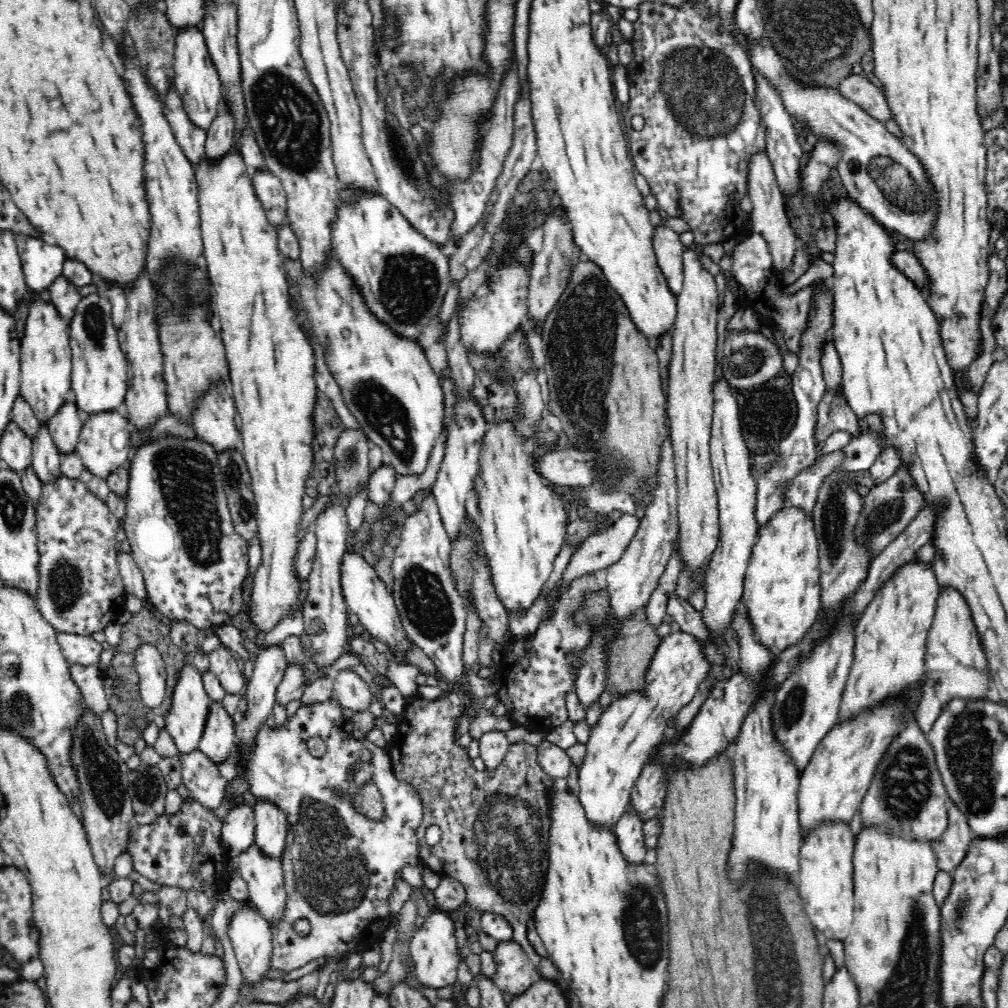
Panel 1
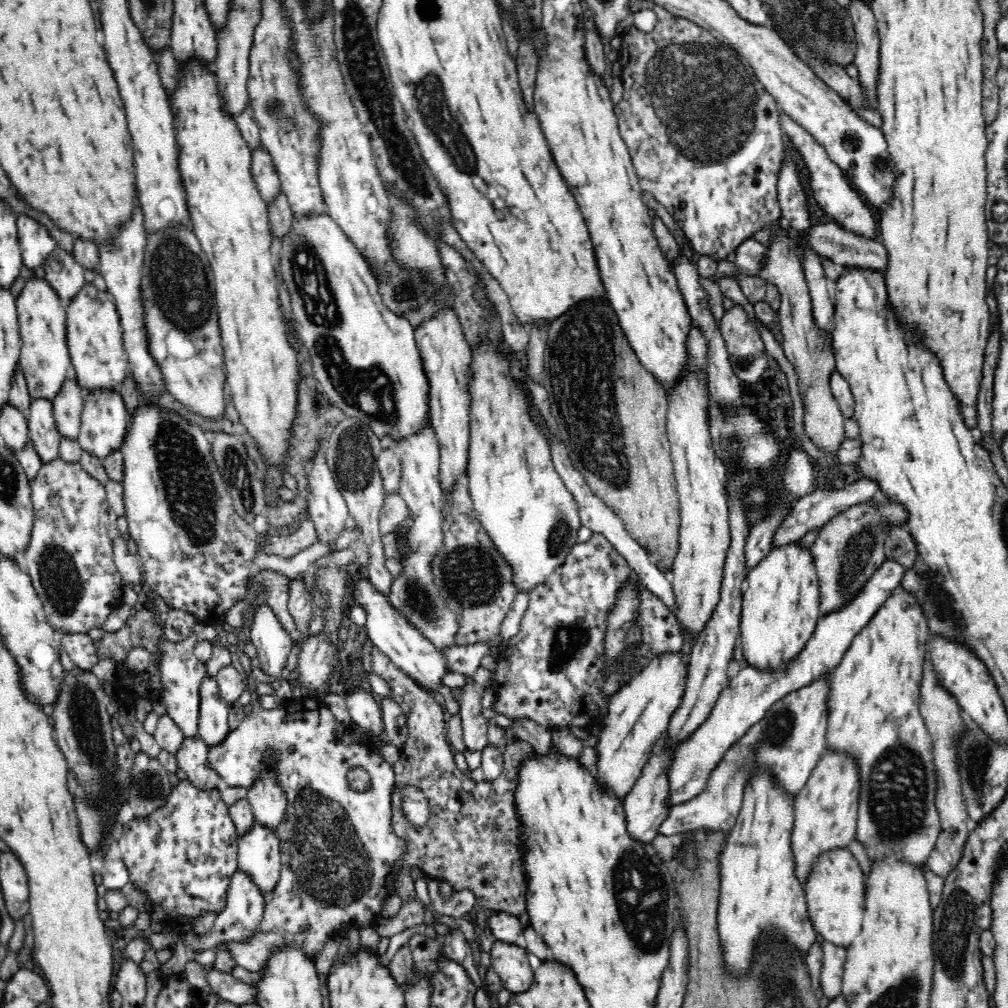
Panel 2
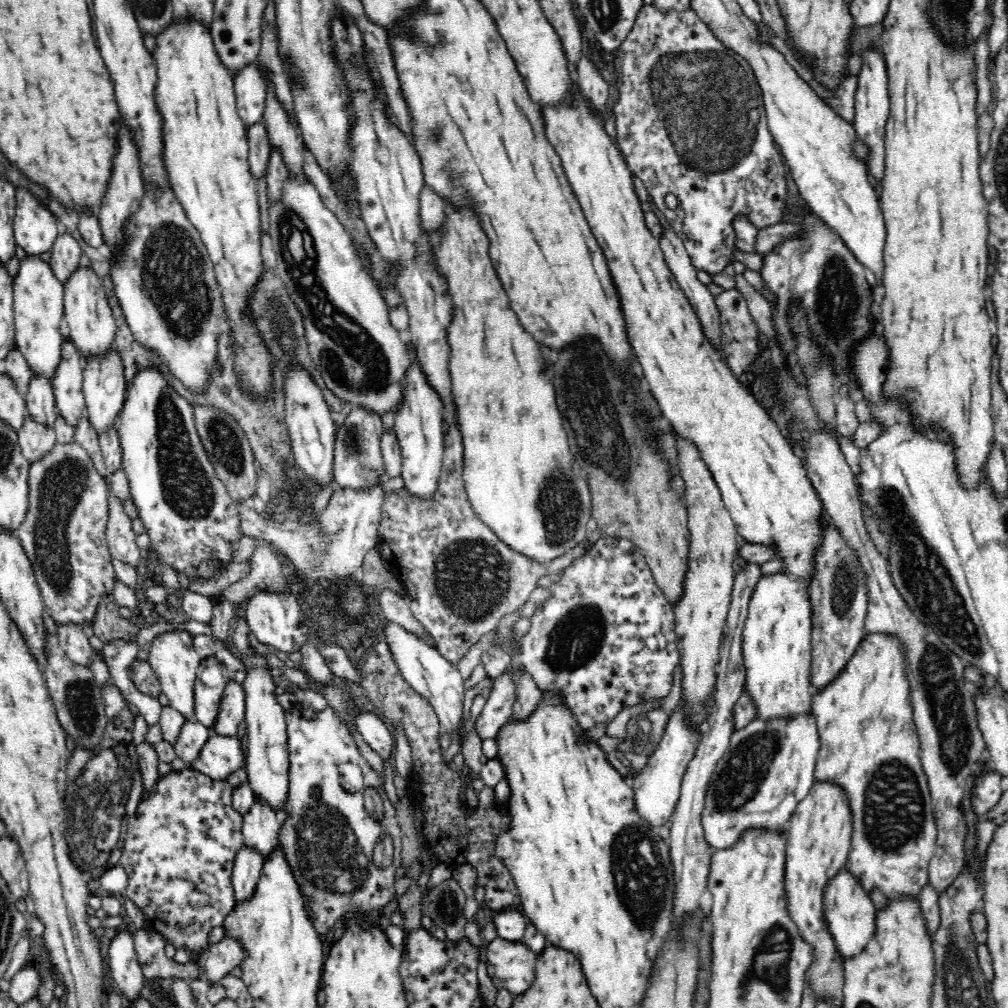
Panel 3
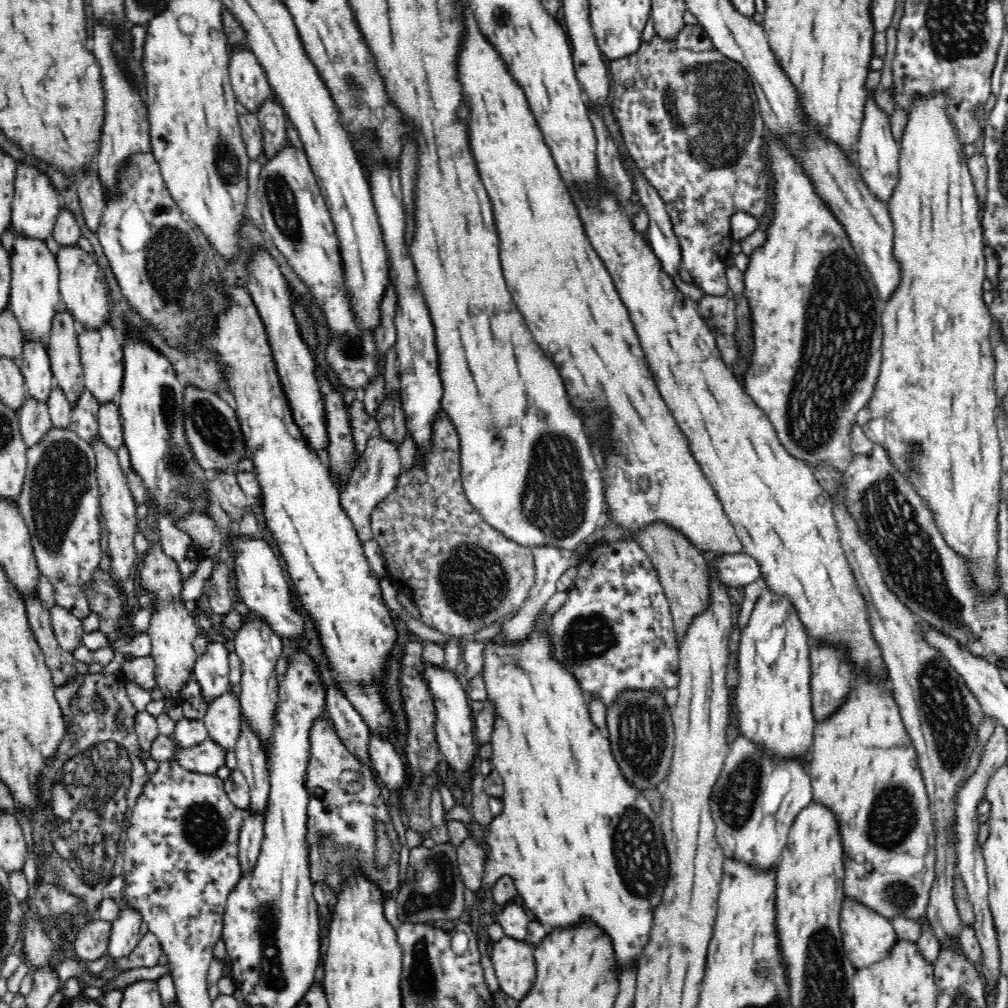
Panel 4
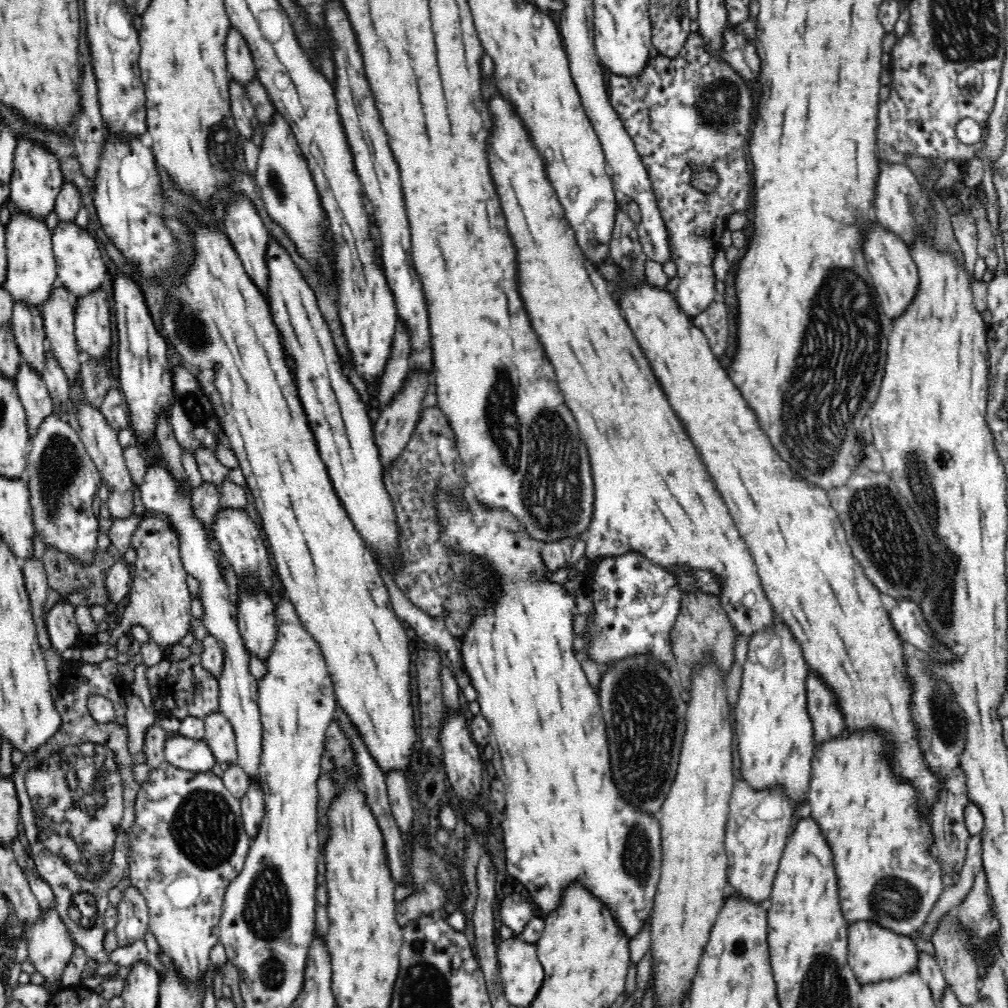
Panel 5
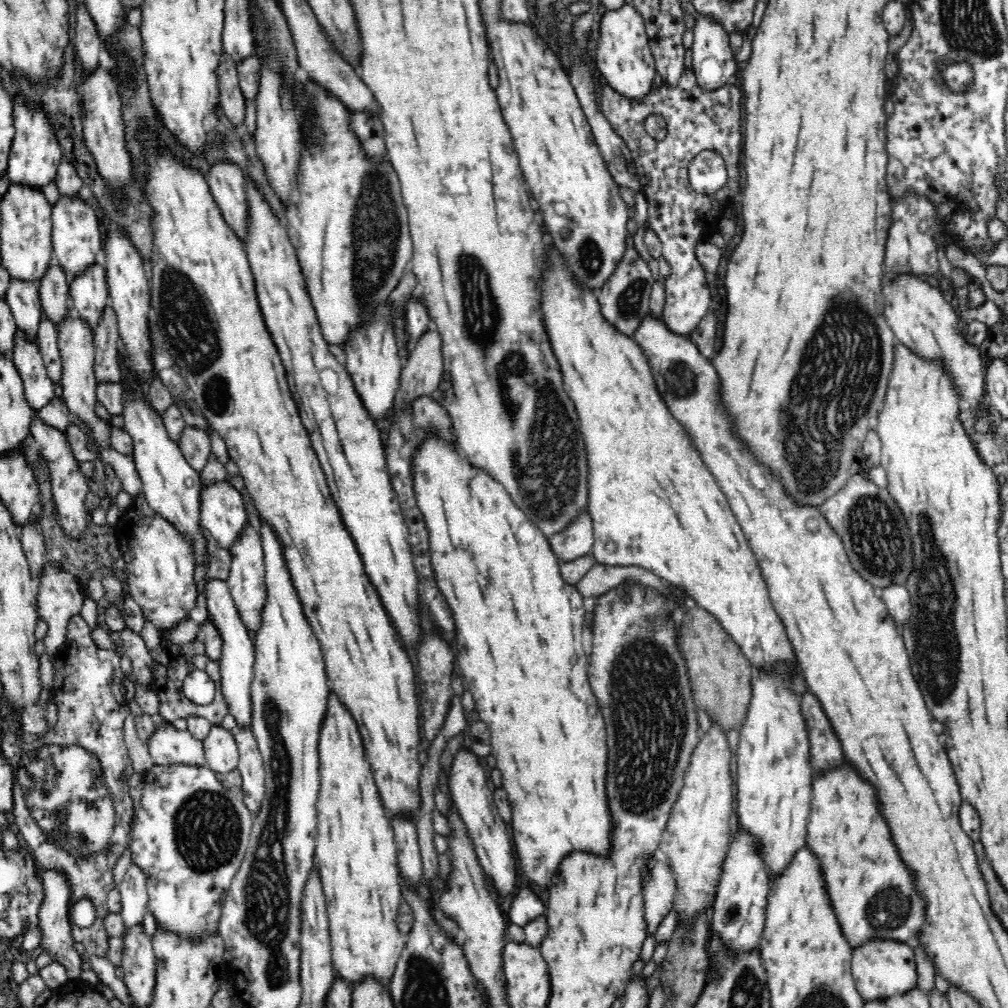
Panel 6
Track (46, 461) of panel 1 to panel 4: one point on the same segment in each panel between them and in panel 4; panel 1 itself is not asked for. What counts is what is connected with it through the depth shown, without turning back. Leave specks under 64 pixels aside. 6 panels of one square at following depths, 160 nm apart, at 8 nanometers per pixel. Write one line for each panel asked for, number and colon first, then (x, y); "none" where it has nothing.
2: (46, 440)
3: (40, 402)
4: (36, 368)

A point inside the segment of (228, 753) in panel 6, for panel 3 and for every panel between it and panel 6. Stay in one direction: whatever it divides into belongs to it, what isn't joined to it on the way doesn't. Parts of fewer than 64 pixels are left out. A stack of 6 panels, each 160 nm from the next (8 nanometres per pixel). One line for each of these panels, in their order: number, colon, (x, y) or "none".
3: (233, 703)
4: (223, 719)
5: (219, 733)

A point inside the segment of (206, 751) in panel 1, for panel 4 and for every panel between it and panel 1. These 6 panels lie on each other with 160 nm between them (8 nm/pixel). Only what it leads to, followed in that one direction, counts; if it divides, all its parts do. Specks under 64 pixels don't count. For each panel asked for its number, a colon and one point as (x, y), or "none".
2: (213, 729)
3: (212, 676)
4: (211, 671)

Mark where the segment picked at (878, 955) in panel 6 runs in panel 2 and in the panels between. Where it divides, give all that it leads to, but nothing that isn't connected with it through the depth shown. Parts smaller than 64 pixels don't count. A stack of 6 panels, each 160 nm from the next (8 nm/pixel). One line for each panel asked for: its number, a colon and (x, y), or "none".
2: (834, 888)
3: (849, 912)
4: (867, 936)
5: (874, 952)

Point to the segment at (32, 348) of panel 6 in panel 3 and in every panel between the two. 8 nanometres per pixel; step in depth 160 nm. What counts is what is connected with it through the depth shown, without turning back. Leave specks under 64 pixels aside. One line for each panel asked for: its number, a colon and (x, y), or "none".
3: (36, 442)
4: (35, 423)
5: (31, 389)

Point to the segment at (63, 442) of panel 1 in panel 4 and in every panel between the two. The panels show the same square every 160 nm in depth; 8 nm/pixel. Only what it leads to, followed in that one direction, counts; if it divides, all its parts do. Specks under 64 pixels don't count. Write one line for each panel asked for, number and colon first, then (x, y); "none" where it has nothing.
2: (68, 406)
3: (67, 384)
4: (64, 354)

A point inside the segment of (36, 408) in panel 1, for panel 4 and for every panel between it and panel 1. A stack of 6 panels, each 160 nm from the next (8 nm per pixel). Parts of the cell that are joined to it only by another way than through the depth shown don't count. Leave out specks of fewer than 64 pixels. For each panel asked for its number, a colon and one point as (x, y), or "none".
2: (45, 363)
3: (38, 298)
4: (34, 290)

